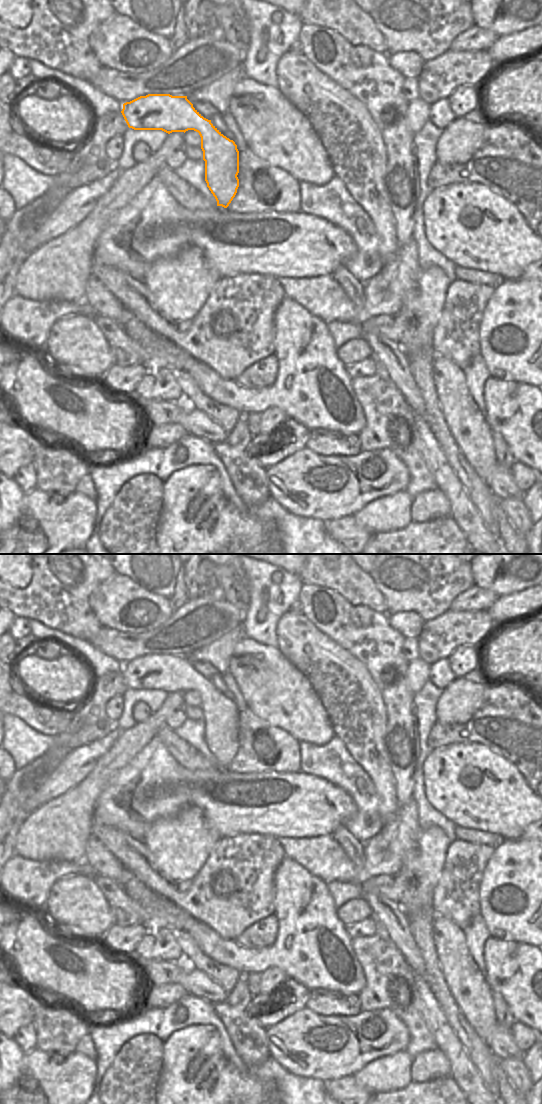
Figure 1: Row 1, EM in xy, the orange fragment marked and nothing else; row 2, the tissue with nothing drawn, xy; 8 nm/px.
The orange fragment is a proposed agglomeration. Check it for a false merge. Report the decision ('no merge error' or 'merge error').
no merge error

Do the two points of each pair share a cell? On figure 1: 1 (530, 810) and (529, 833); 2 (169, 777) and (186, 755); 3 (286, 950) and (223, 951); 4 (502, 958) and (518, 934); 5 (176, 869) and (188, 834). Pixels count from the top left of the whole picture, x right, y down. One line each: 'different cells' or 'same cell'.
1: different cells
2: different cells
3: same cell
4: different cells
5: same cell

